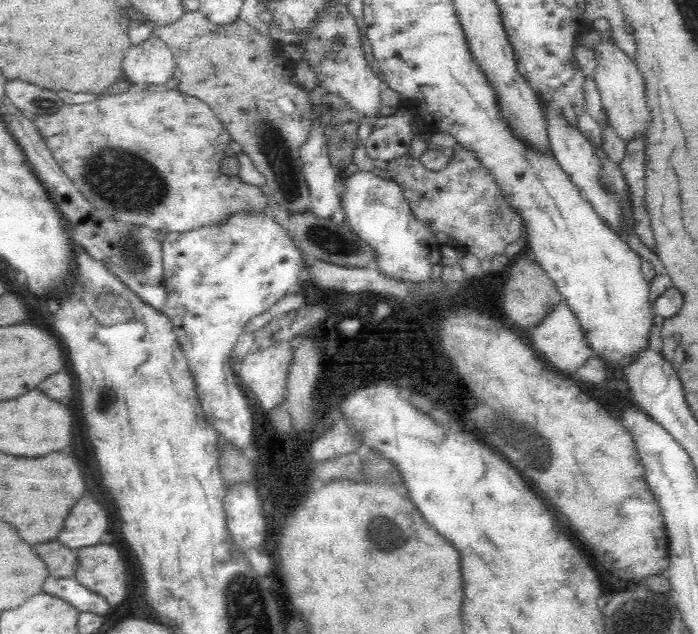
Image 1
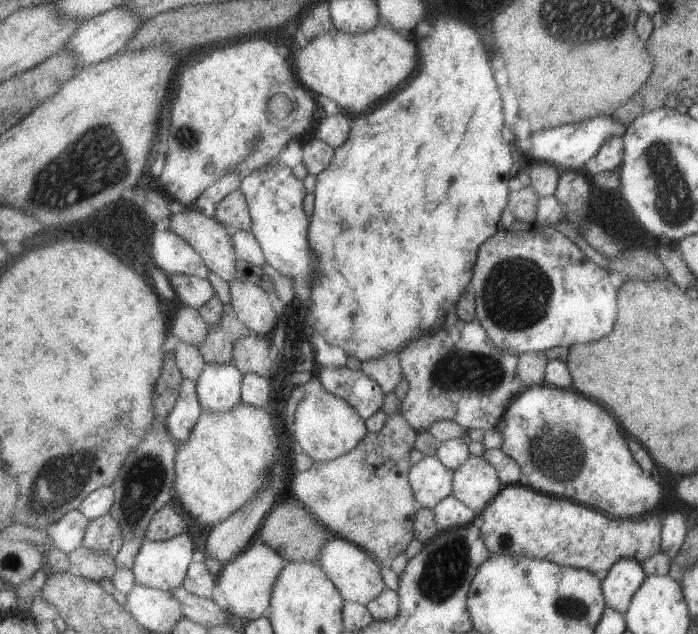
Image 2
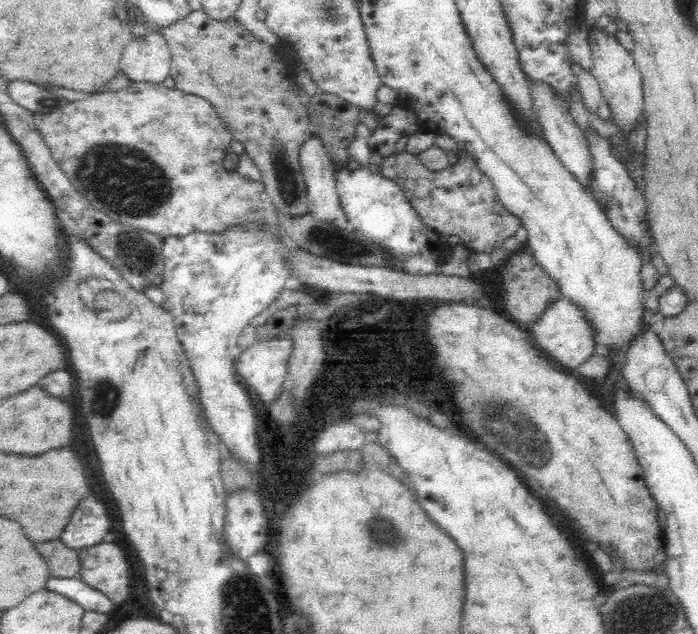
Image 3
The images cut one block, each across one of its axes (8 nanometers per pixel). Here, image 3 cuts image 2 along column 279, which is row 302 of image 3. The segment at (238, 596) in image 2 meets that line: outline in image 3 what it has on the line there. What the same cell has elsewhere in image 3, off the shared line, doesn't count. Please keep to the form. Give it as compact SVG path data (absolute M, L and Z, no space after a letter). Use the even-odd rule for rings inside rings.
M561 295L556 298L552 304L544 308L540 316L527 324L536 345L548 358L552 358L552 361L566 370L572 371L572 368L577 368L596 353L595 328L585 316L585 310L569 296Z

